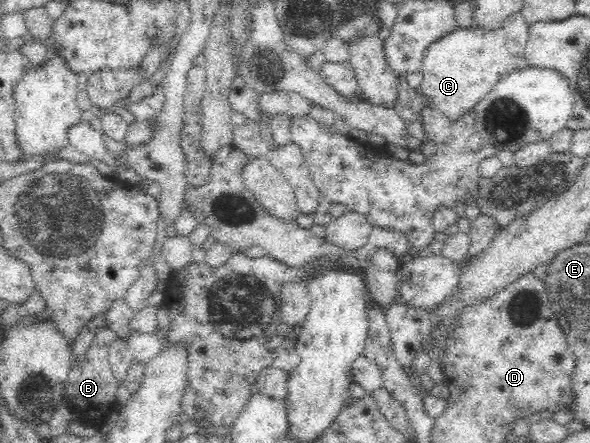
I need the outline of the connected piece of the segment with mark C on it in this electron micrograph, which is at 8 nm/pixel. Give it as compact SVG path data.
M458 28L425 50L423 57L423 82L417 93L432 107L436 106L450 120L472 112L474 106L494 88L496 80L508 76L516 68L516 58L506 48L506 30L480 30Z

